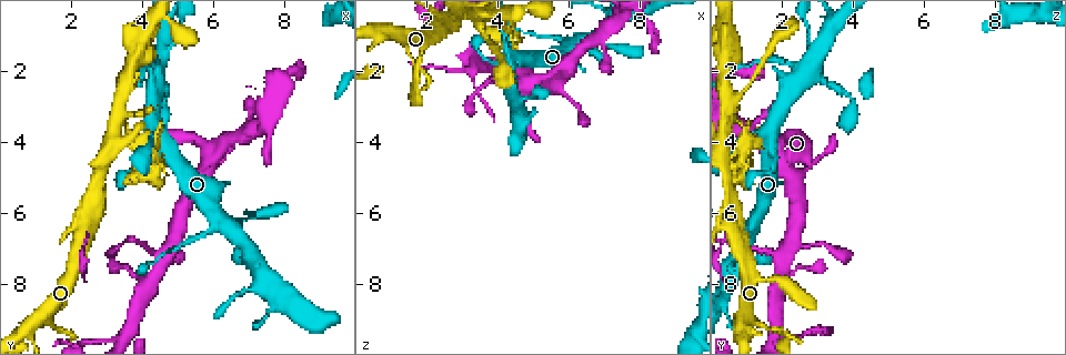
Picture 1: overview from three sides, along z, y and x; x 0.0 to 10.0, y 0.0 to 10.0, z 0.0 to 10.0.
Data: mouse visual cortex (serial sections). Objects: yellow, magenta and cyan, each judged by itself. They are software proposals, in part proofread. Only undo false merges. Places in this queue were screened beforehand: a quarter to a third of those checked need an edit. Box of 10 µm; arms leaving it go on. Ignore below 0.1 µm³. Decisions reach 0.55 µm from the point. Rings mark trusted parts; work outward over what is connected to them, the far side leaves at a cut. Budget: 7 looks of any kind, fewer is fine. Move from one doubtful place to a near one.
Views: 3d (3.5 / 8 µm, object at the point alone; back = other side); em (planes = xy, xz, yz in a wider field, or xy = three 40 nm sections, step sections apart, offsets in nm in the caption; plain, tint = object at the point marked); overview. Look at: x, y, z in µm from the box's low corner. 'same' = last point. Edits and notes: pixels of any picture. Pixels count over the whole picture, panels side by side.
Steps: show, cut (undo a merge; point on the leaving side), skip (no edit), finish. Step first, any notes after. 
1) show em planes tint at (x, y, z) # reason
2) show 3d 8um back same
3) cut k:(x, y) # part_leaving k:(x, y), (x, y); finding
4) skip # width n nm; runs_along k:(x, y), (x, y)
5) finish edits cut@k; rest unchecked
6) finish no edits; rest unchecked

show 3d 3.5um at (4.60, 7.25, 2.15) # sudden change in width

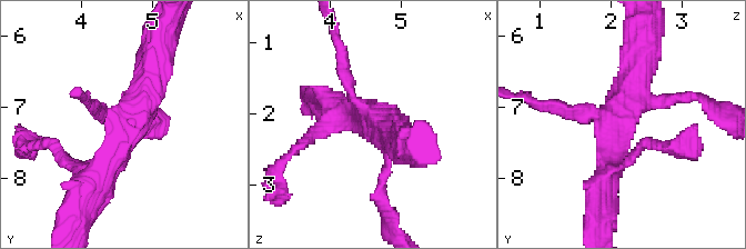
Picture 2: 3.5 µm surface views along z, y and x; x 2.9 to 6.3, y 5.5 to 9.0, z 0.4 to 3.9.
show em xy step 1 tint at (4.60, 7.30, 2.10) # arms 3; arm_widths 200, 350, 450 nm; now the EM

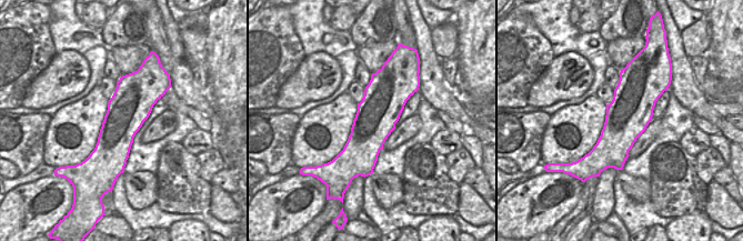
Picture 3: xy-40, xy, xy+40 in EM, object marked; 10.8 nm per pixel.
show em xy step 2 tint same # cut it another way

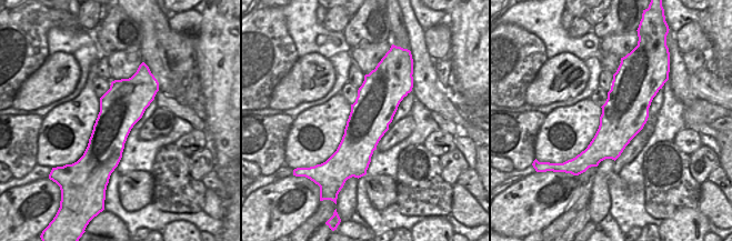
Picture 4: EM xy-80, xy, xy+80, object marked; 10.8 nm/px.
cut 2:(552, 106) # part_leaving 2:(592, 112), (566, 112), (526, 98); two cells meet here

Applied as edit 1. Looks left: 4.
show 3d 3.5um at (4.35, 2.25, 2.50)

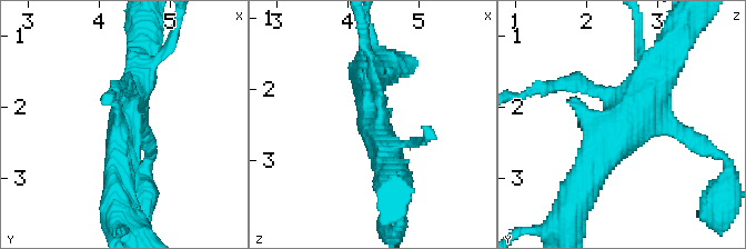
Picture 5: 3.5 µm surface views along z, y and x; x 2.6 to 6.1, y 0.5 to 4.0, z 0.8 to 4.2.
show em planes tint at (4.35, 2.25, 2.45) # need the tissue

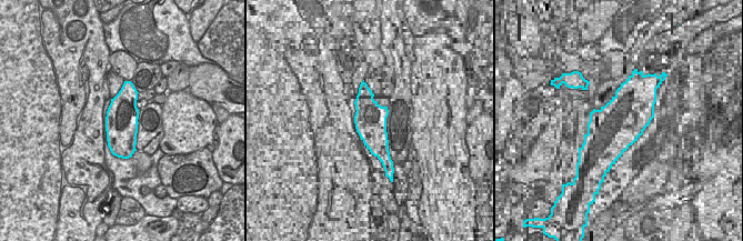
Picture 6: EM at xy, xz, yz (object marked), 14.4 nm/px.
skip # runs_along 5:(584, 188), (618, 116), (664, 68); continuous, no second cell

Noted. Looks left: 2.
show 3d 3.5um at (3.55, 3.45, 0.85) # abrupt turn

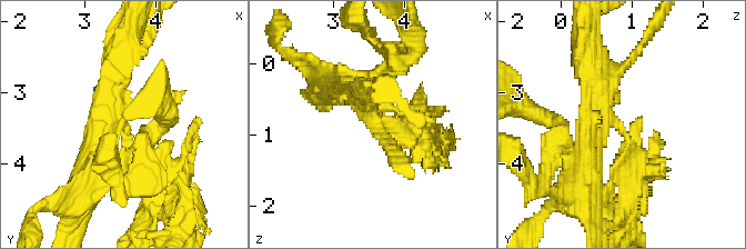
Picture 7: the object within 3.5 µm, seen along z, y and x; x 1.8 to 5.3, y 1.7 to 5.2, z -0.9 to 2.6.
show em xy step 5 tint at (3.60, 3.45, 0.80) # shape alone is not enough

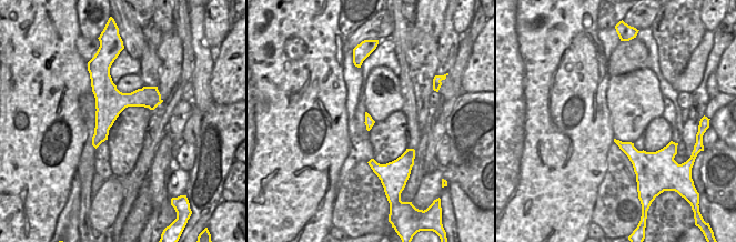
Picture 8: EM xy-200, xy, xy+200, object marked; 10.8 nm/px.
cut 7:(400, 121) # part_leaving 7:(620, 126), (636, 157), (616, 205); a second cell is stuck on

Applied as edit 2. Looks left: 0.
finish edits cut@2, cut@7; rest unchecked

